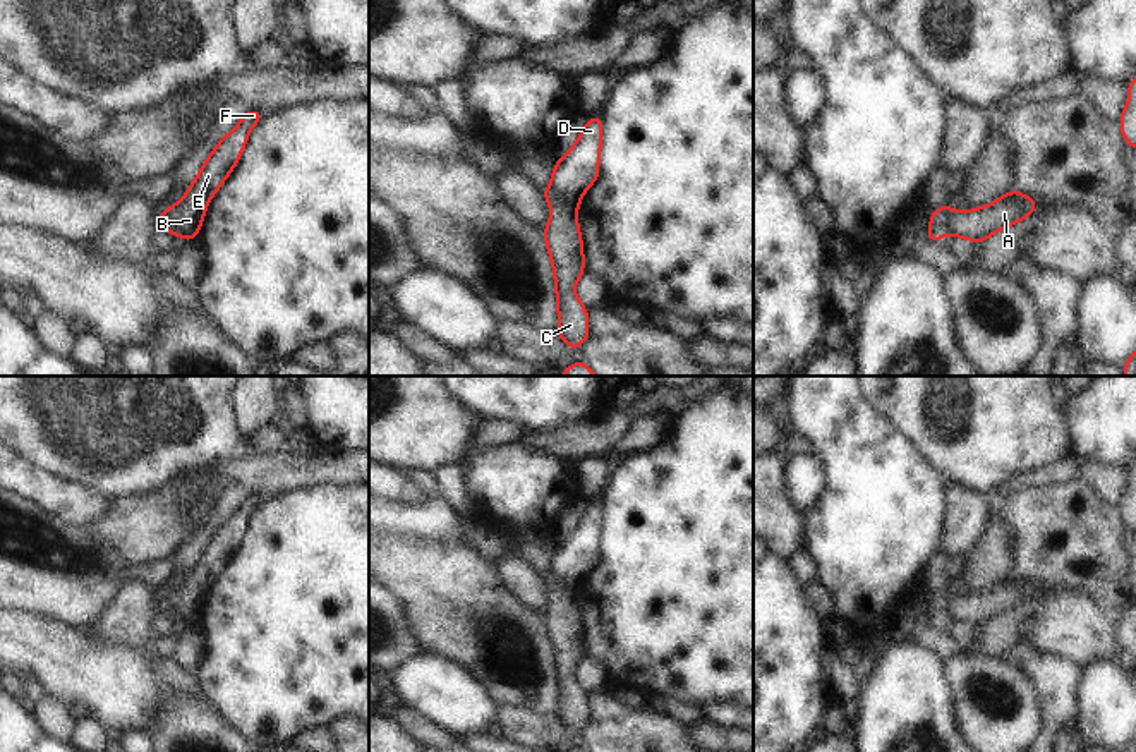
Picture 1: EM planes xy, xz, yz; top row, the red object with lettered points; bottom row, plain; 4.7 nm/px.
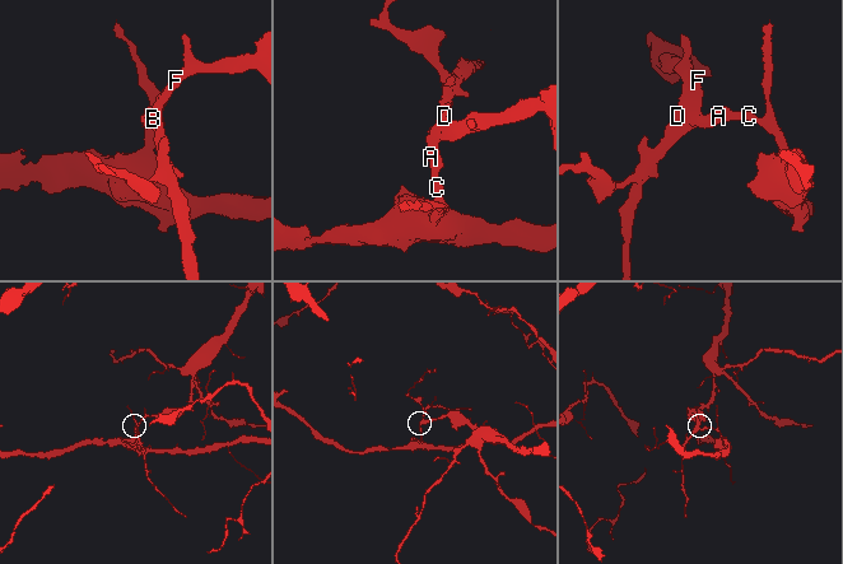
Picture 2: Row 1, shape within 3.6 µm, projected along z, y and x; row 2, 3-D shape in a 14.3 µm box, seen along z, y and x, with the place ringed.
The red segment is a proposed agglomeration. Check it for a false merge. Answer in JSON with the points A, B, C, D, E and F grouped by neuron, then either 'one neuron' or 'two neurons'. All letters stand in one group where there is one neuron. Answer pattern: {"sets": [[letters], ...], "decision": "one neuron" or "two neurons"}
{"sets": [["A", "C"], ["B", "D", "E", "F"]], "decision": "two neurons"}

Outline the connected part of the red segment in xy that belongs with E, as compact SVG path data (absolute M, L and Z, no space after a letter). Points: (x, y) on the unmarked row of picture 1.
M247 494L237 512L215 531L182 585L166 592L173 622L182 620L187 627L197 622L213 579L235 553L251 513L263 501L263 496Z

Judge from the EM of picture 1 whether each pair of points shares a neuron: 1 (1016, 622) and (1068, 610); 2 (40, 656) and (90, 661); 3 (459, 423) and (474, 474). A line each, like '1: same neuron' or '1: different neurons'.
1: same neuron
2: same neuron
3: different neurons

